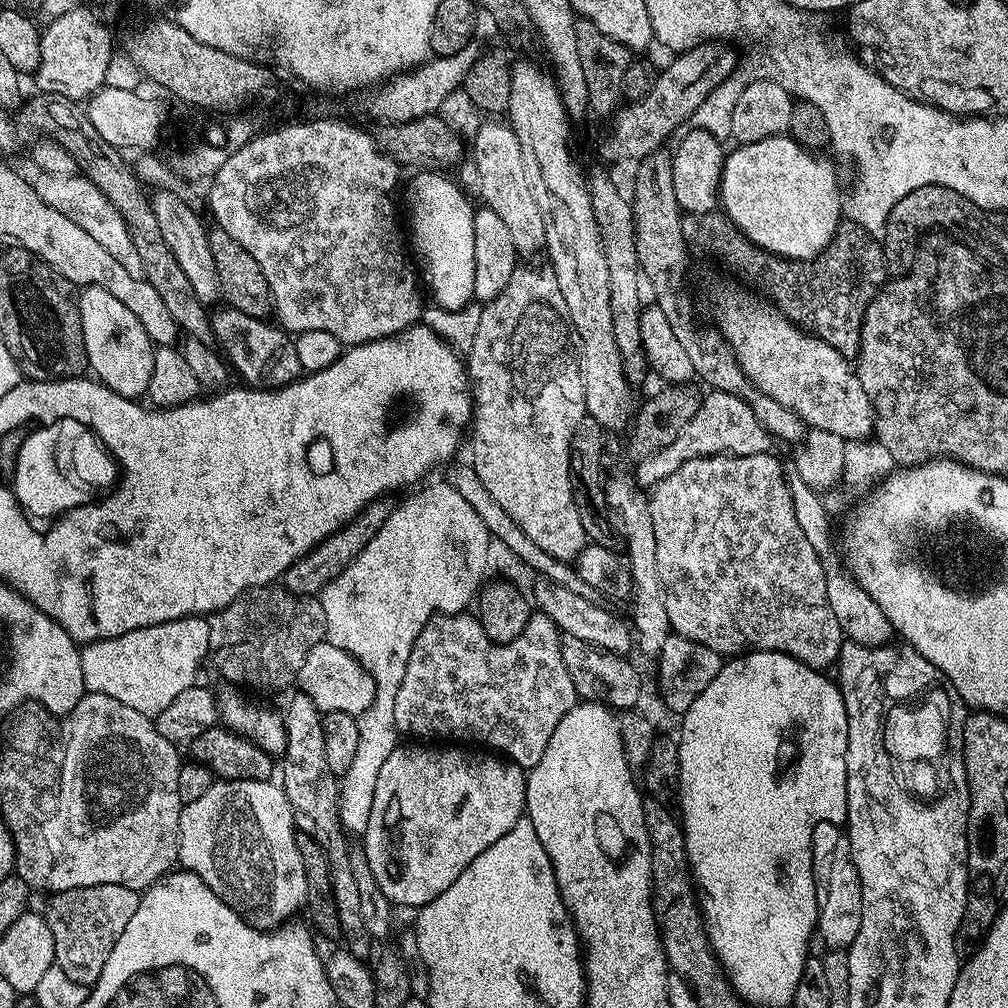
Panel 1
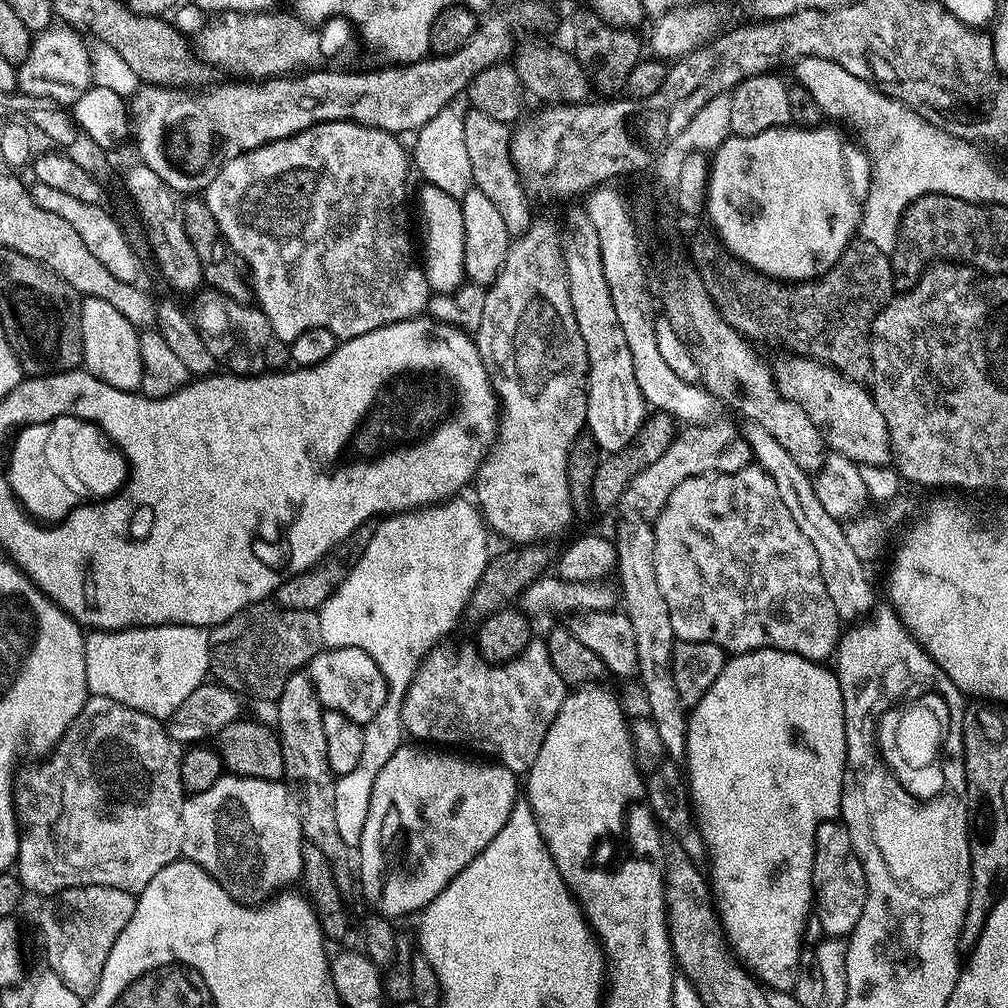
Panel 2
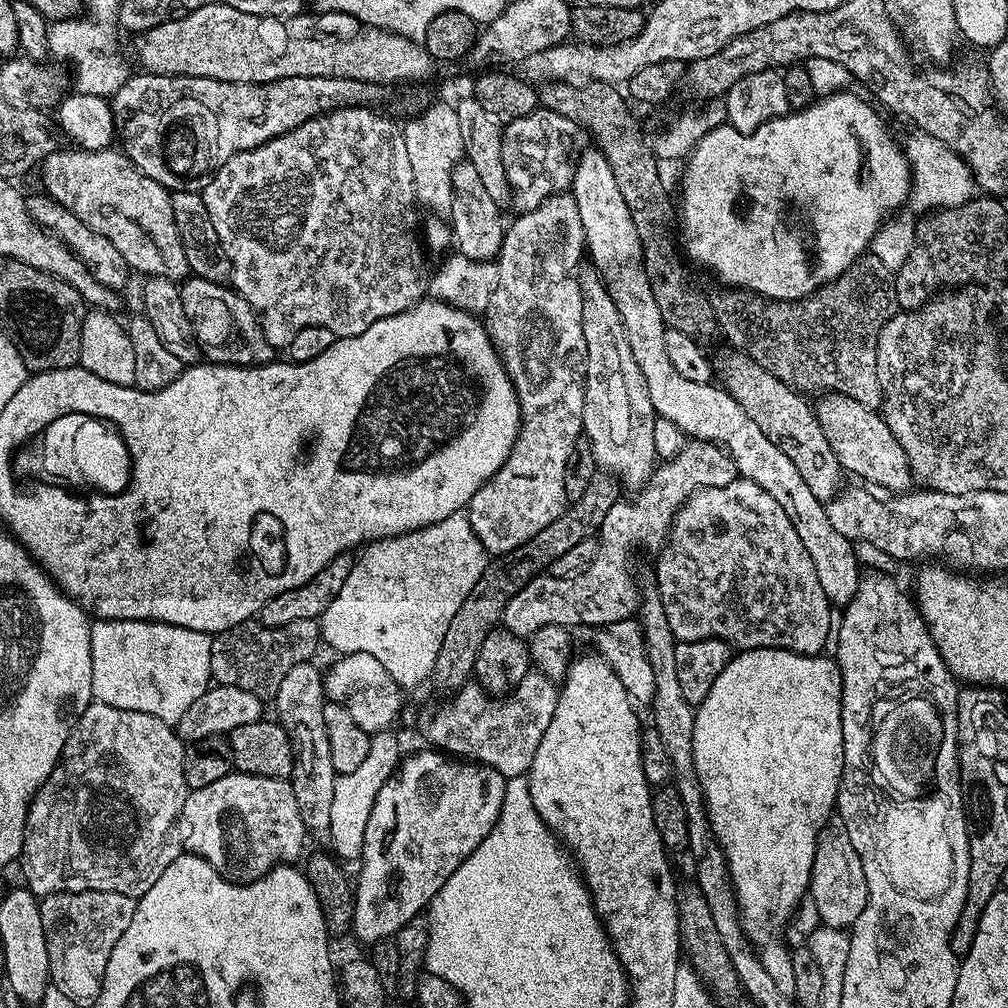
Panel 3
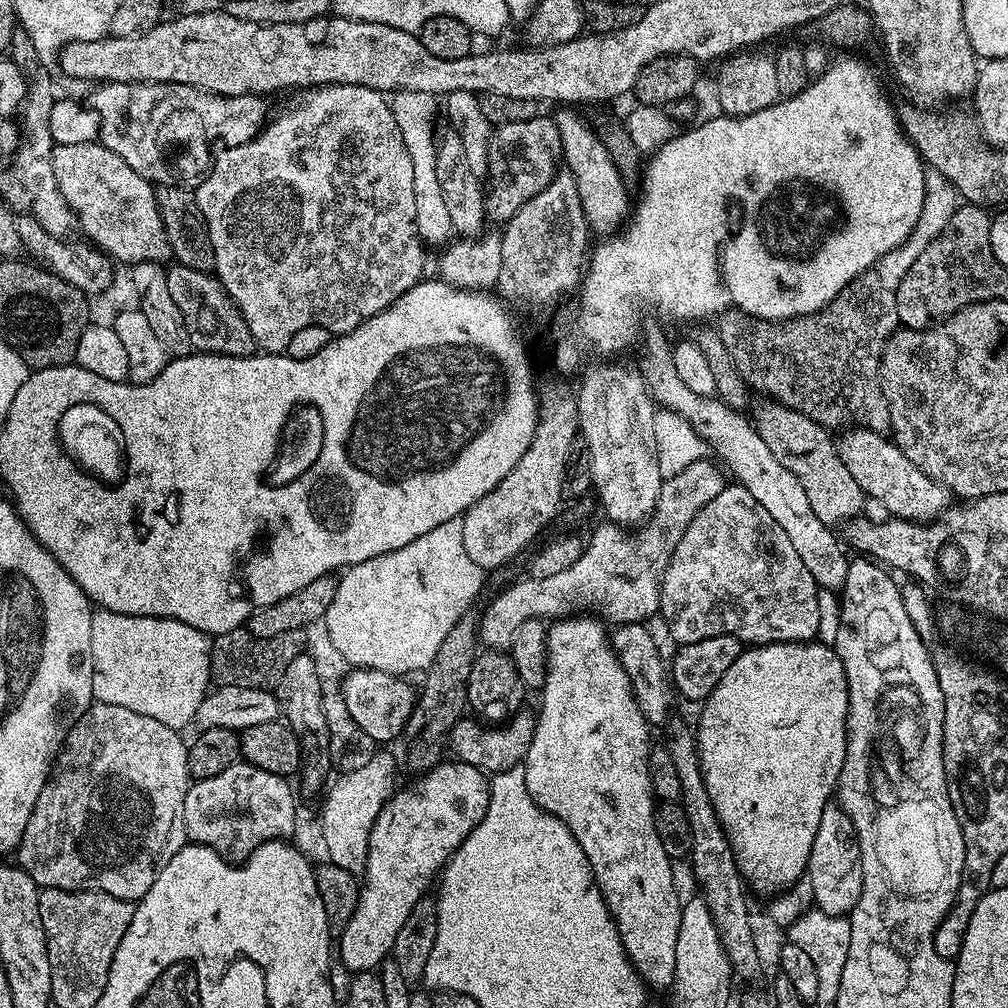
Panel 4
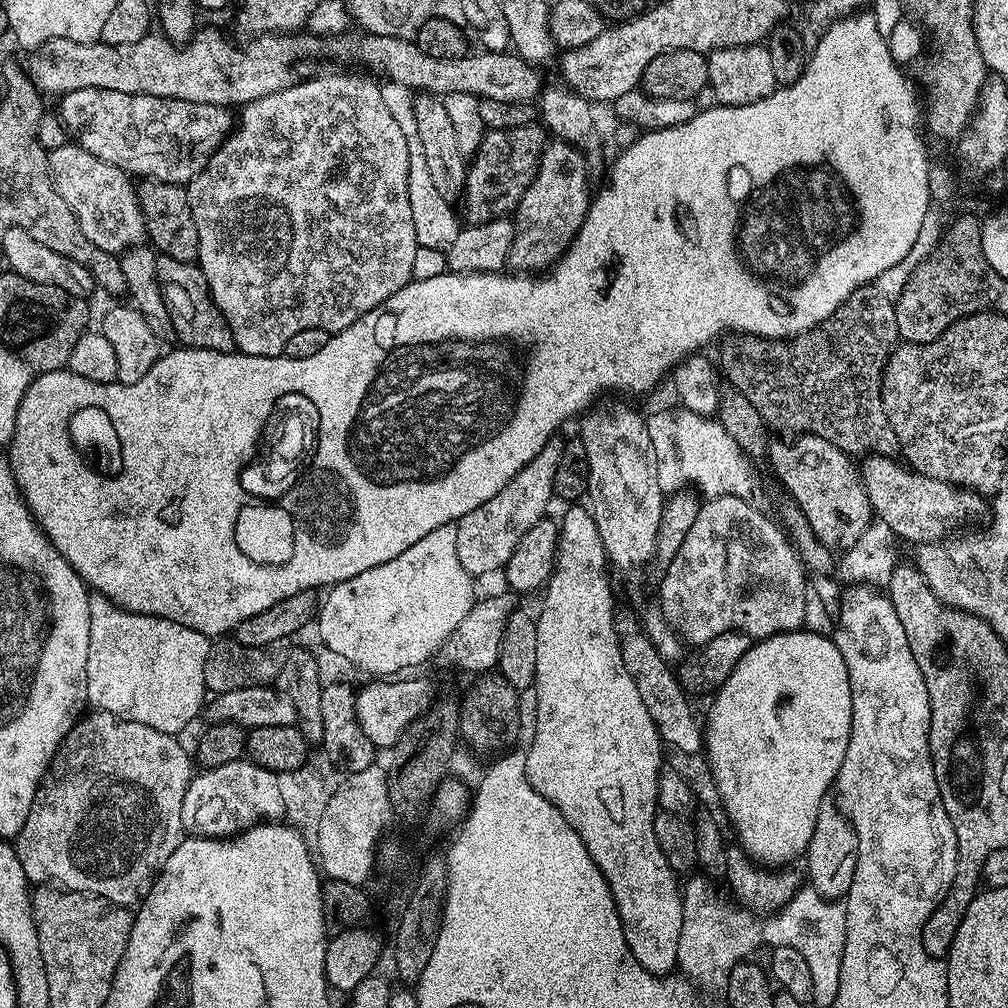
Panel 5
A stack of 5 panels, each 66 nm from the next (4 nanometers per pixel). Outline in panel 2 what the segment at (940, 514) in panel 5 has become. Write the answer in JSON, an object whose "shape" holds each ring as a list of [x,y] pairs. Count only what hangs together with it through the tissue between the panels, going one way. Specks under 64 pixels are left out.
{"shape":[[[796,354],[793,360],[784,360],[780,365],[775,365],[774,375],[778,390],[792,402],[798,402],[806,414],[810,414],[810,422],[820,429],[820,435],[824,437],[825,445],[833,452],[841,452],[846,458],[859,466],[884,466],[893,459],[892,444],[888,441],[888,427],[874,402],[871,391],[861,381],[851,380],[844,376],[831,364],[825,364],[822,360],[813,360],[812,357]]]}

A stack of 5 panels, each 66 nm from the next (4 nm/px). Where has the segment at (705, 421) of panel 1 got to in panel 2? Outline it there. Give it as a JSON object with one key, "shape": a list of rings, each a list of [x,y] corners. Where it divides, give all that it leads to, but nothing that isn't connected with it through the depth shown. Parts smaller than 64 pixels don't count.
{"shape":[[[713,418],[707,424],[685,427],[662,454],[662,458],[646,466],[629,482],[622,499],[623,507],[628,507],[632,511],[629,513],[637,517],[655,518],[666,506],[670,494],[674,494],[676,487],[686,482],[686,478],[705,476],[707,472],[737,472],[749,467],[752,459],[752,448],[742,435],[741,429],[739,432],[728,420]]]}

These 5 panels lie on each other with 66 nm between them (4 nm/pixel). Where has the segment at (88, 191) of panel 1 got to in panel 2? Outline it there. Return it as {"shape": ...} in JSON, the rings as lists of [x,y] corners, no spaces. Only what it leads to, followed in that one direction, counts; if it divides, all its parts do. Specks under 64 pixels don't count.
{"shape":[[[33,183],[29,187],[29,192],[34,198],[34,203],[42,210],[56,214],[65,219],[70,226],[73,226],[74,230],[78,232],[78,236],[82,238],[82,242],[89,247],[90,254],[94,255],[94,258],[98,258],[110,274],[114,275],[114,278],[131,284],[141,281],[140,260],[137,254],[124,236],[119,224],[104,209],[100,208],[101,205],[89,205],[84,200],[63,193],[62,190],[54,190],[52,186],[48,186],[46,183]]]}

